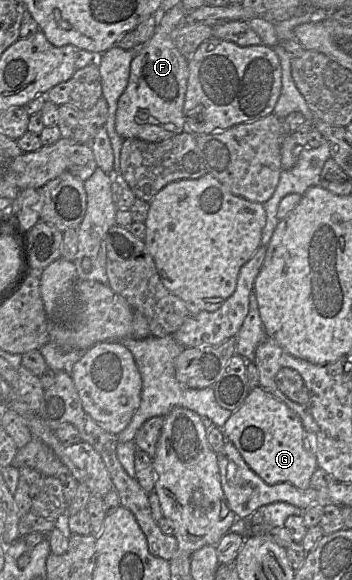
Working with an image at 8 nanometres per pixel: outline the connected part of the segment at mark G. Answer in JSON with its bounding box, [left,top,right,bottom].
[222,386,318,490]

